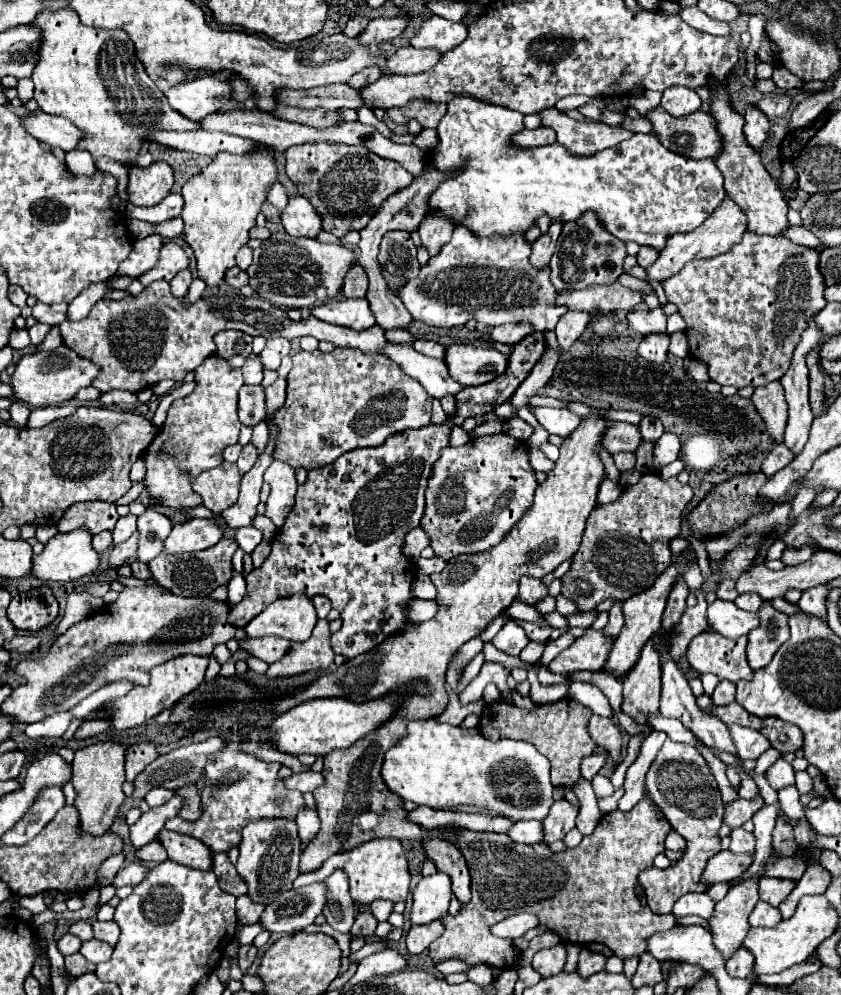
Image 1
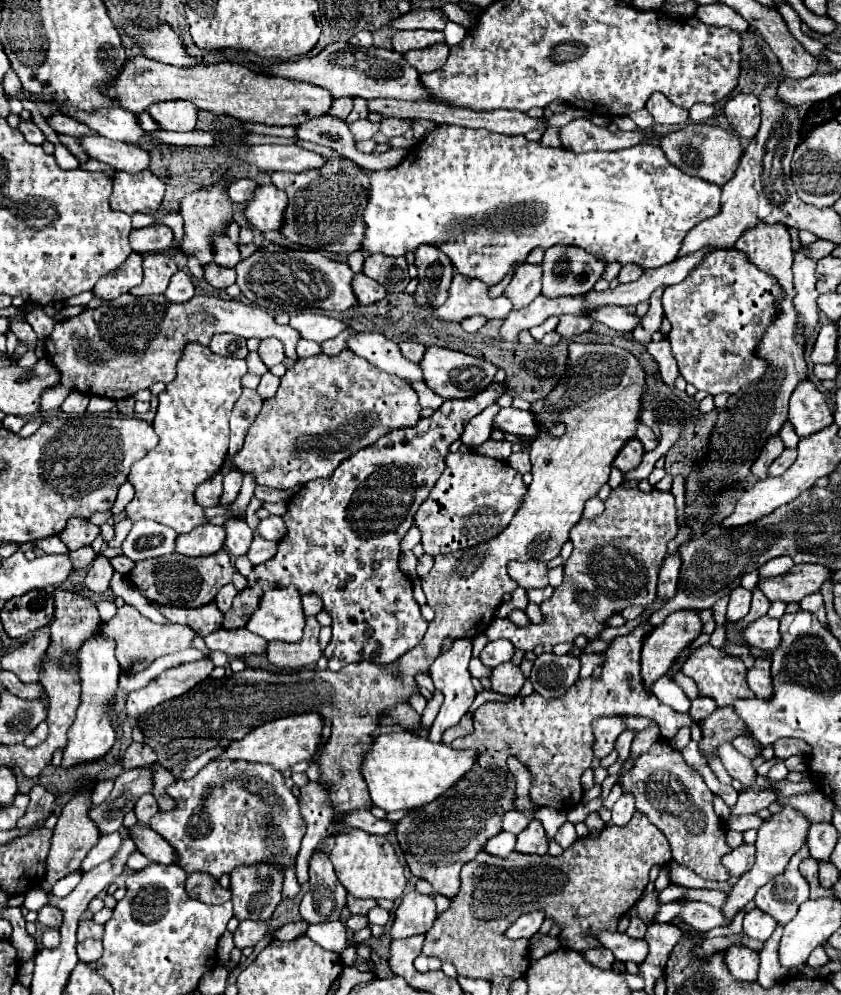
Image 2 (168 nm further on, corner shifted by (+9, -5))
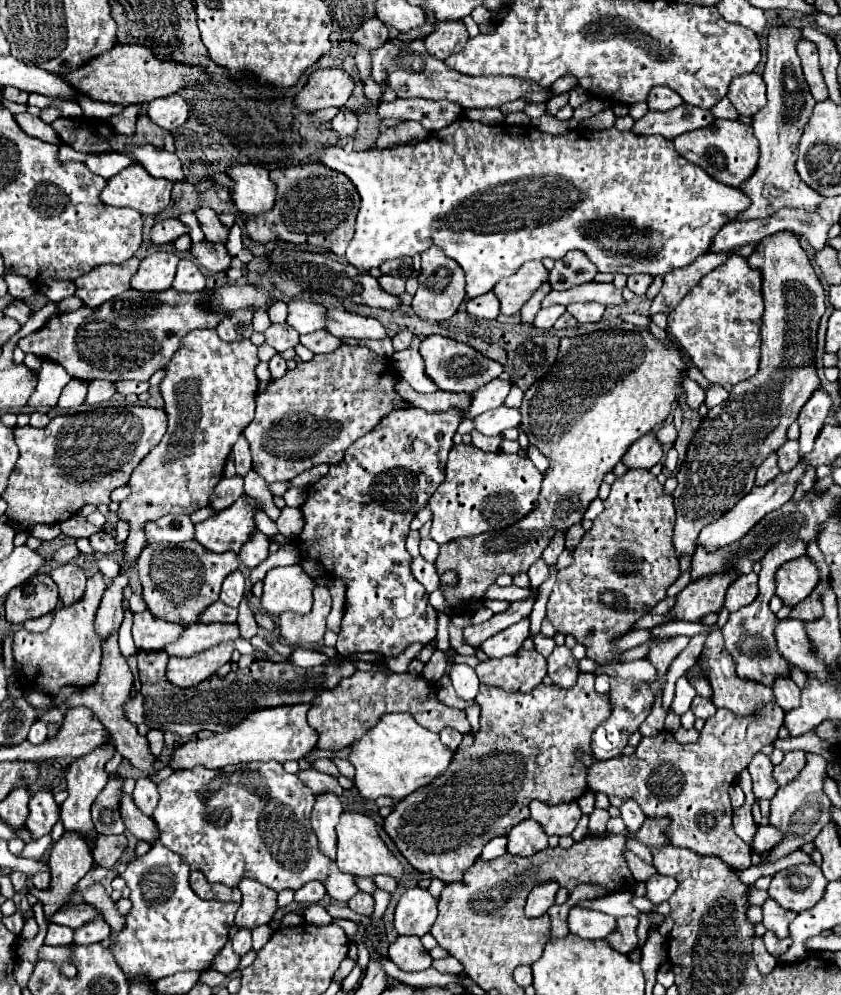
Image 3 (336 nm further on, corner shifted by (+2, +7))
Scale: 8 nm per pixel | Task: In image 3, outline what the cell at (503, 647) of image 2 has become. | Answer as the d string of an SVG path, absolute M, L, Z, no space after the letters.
M524 618L518 624L512 624L510 628L498 632L498 636L490 636L490 640L482 642L482 650L488 658L504 658L512 656L522 648L522 642L530 634L530 620Z

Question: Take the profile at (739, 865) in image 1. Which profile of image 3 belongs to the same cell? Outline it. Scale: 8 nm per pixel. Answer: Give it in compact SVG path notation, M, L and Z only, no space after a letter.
M758 826L756 834L754 834L754 840L752 840L752 850L754 850L756 854L764 854L764 852L768 852L780 838L782 838L782 834L776 832L776 828Z

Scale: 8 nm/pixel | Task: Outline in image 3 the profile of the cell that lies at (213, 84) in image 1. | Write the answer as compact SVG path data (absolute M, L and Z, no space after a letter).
M170 94L166 98L152 100L148 116L164 130L176 130L190 118L190 108L180 94Z

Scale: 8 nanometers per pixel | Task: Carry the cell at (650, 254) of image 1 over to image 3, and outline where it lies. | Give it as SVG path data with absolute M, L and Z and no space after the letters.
M632 274L628 276L628 288L634 292L634 294L644 294L648 290L648 286L652 284L652 276L650 274Z

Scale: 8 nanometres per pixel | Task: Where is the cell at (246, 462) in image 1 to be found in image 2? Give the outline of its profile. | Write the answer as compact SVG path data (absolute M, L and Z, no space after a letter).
M233 470L223 478L223 494L221 494L219 506L231 504L237 498L237 494L241 490L241 480L243 480L243 472L239 472L239 470Z

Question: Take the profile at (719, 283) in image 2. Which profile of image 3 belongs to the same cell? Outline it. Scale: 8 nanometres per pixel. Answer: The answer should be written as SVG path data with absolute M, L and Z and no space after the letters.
M730 254L728 260L708 272L668 314L668 330L684 346L692 362L700 368L708 382L738 384L758 372L760 362L760 328L762 328L764 300L762 300L762 274L758 268L750 268L748 260L740 254Z

